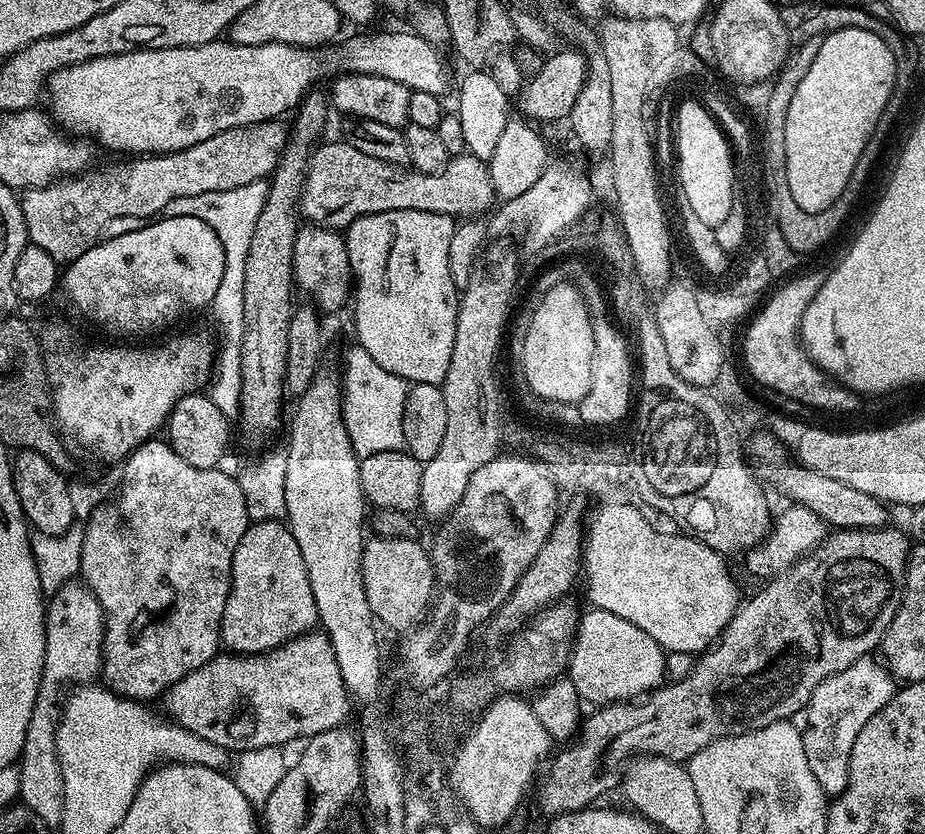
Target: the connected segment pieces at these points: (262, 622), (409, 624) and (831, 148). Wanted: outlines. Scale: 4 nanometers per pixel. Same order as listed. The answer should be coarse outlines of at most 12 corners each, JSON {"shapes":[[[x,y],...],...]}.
{"shapes":[[[249,523],[220,623],[232,654],[313,631],[318,606],[287,523]],[[372,538],[362,554],[366,602],[407,633],[438,588],[429,549]],[[870,30],[823,37],[783,128],[800,203],[842,194],[895,88]]]}

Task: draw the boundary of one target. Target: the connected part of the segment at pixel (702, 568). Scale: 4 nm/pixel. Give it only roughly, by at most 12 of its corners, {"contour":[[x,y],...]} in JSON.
{"contour":[[632,504],[587,521],[592,608],[703,654],[740,607],[721,553]]}

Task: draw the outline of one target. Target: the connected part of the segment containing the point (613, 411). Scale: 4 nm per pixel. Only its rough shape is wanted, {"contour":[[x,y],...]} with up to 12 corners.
{"contour":[[592,316],[594,366],[578,411],[616,424],[634,400],[624,336]]}

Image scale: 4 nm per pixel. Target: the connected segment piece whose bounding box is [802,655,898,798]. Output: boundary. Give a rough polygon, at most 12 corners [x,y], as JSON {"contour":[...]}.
{"contour":[[863,656],[823,680],[802,728],[825,797],[841,796],[862,726],[897,681]]}

